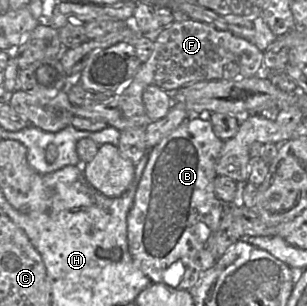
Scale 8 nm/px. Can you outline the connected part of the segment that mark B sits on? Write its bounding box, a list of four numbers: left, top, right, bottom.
[127,115,230,290]

